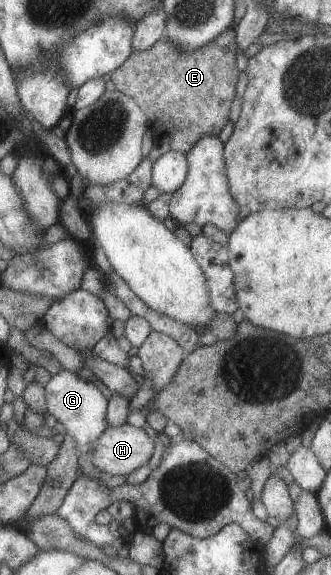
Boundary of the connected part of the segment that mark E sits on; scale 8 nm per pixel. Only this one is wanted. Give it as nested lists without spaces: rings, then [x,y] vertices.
[[[232,28],[223,30],[209,44],[197,50],[179,50],[175,44],[162,37],[147,50],[132,50],[121,66],[110,73],[110,80],[115,85],[115,91],[130,97],[139,106],[154,143],[167,144],[173,151],[186,154],[201,136],[217,137],[228,121],[239,74],[235,66],[236,48],[236,33]]]

